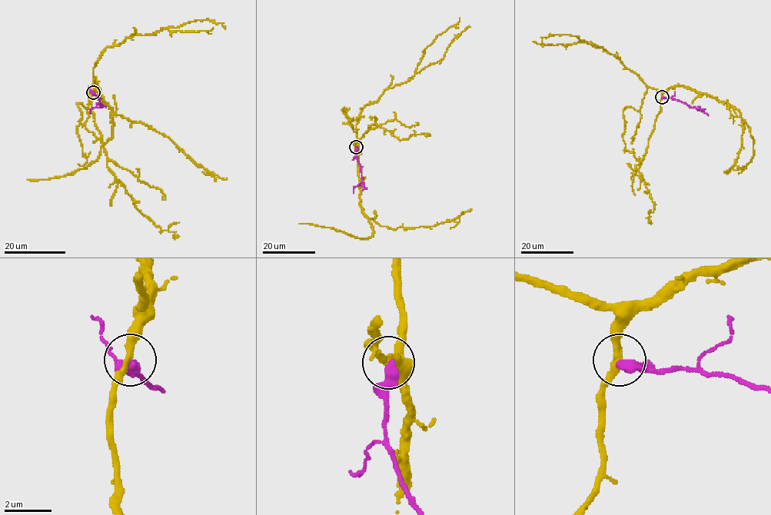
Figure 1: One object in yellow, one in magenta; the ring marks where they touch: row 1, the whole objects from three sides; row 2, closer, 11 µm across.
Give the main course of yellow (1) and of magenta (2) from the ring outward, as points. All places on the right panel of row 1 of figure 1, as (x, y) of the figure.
1: (662, 97), (670, 88), (682, 85), (727, 103), (744, 123), (742, 145), (732, 167), (738, 170), (743, 166)
2: (662, 97), (685, 102), (707, 115)

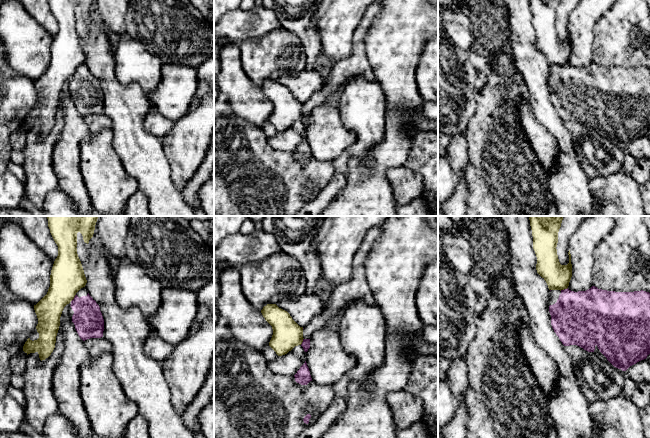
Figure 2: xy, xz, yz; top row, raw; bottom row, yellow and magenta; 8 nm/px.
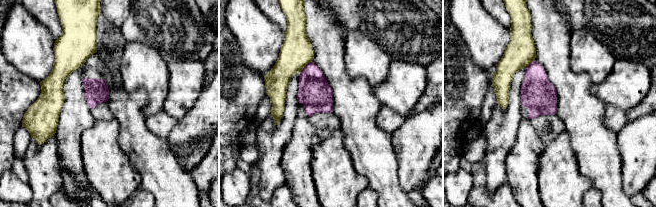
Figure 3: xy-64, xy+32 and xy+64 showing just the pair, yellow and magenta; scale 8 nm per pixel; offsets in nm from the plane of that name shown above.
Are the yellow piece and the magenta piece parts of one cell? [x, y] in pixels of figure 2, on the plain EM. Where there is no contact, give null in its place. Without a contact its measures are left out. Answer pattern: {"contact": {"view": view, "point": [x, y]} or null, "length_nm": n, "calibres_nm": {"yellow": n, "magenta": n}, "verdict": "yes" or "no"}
{"contact": {"view": "xy", "point": [73, 74]}, "length_nm": 80, "calibres_nm": {"yellow": 280, "magenta": 240}, "verdict": "no"}

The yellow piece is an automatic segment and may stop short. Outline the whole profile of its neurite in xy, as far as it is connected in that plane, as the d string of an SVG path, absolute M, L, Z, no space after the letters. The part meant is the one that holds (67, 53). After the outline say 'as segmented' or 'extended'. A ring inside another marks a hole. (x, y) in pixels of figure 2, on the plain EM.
M48 0L50 9L58 22L58 32L54 37L51 51L50 63L47 70L34 81L34 86L38 94L36 102L39 114L32 117L27 115L23 122L23 127L28 131L37 128L40 136L48 134L55 124L56 112L60 102L60 93L64 83L75 73L76 69L85 63L87 56L81 37L77 30L77 9L80 8L85 19L93 13L96 0Z; as segmented

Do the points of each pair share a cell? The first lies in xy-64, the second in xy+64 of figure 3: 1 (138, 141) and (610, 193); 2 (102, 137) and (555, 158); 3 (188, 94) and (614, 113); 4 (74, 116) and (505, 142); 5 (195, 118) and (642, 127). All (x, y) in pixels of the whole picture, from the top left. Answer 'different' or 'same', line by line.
1: same
2: same
3: different
4: different
5: same

